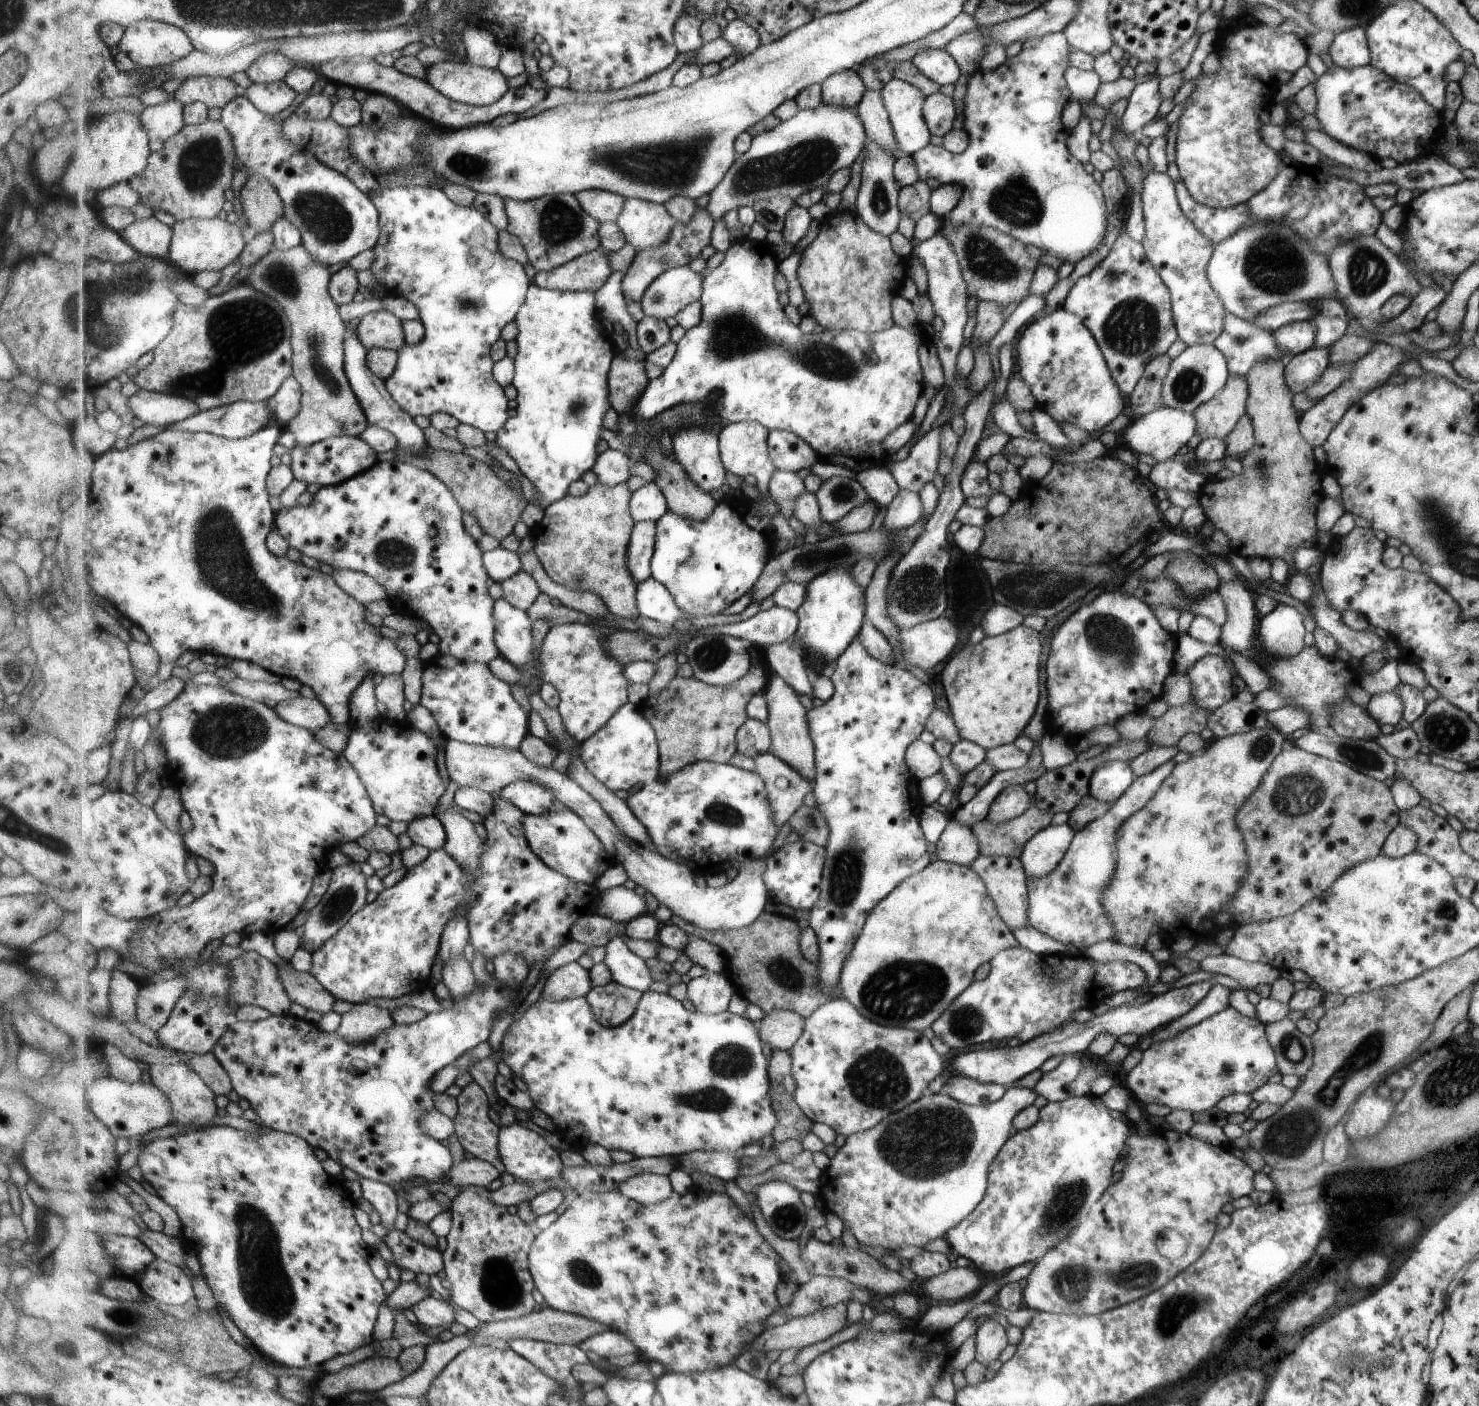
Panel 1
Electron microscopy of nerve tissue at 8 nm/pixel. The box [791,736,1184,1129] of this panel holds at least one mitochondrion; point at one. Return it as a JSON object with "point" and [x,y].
{"point":[881,995]}

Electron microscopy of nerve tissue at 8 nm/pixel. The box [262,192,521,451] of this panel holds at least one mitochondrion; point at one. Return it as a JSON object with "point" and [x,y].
{"point":[328,380]}

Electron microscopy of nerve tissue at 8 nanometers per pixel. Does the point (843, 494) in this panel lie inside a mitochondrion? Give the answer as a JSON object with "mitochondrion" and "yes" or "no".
{"mitochondrion":"yes"}

